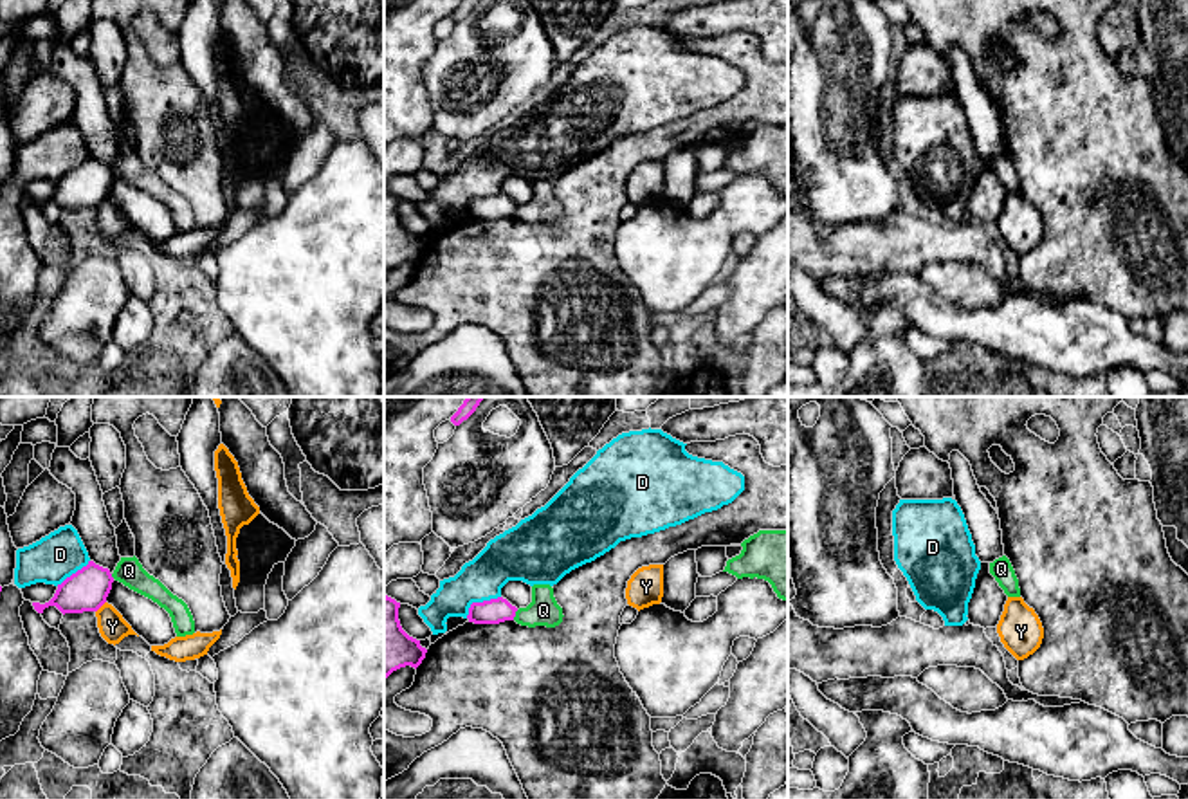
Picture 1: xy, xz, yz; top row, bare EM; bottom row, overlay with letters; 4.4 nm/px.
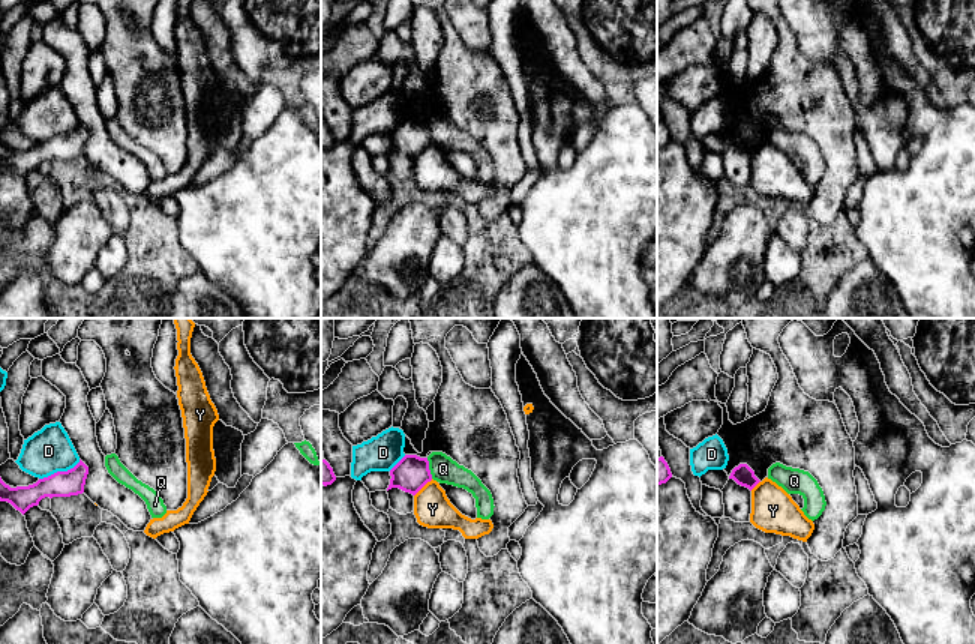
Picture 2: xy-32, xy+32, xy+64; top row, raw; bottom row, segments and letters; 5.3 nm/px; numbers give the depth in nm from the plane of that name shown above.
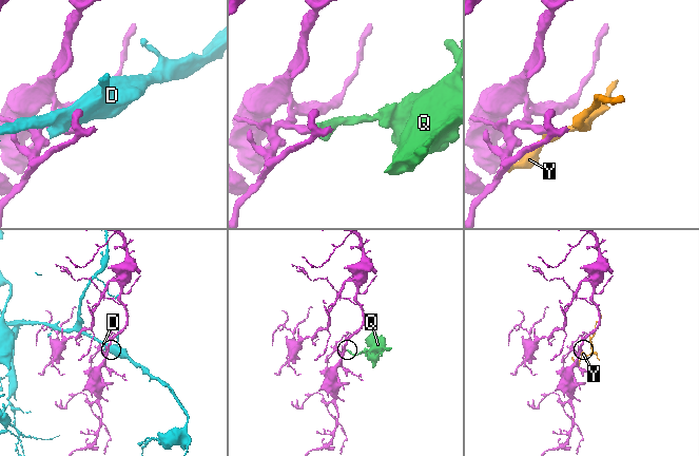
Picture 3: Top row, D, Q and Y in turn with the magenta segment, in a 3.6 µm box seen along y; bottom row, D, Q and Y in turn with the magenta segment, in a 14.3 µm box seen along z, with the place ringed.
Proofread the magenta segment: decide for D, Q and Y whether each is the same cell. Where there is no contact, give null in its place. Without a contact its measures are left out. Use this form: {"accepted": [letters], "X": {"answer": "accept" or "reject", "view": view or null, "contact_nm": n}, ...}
{"accepted": [], "D": {"answer": "reject", "view": "xz", "contact_nm": 190}, "Q": {"answer": "reject", "view": "xz", "contact_nm": 50}, "Y": {"answer": "reject", "view": "xy", "contact_nm": 70}}

